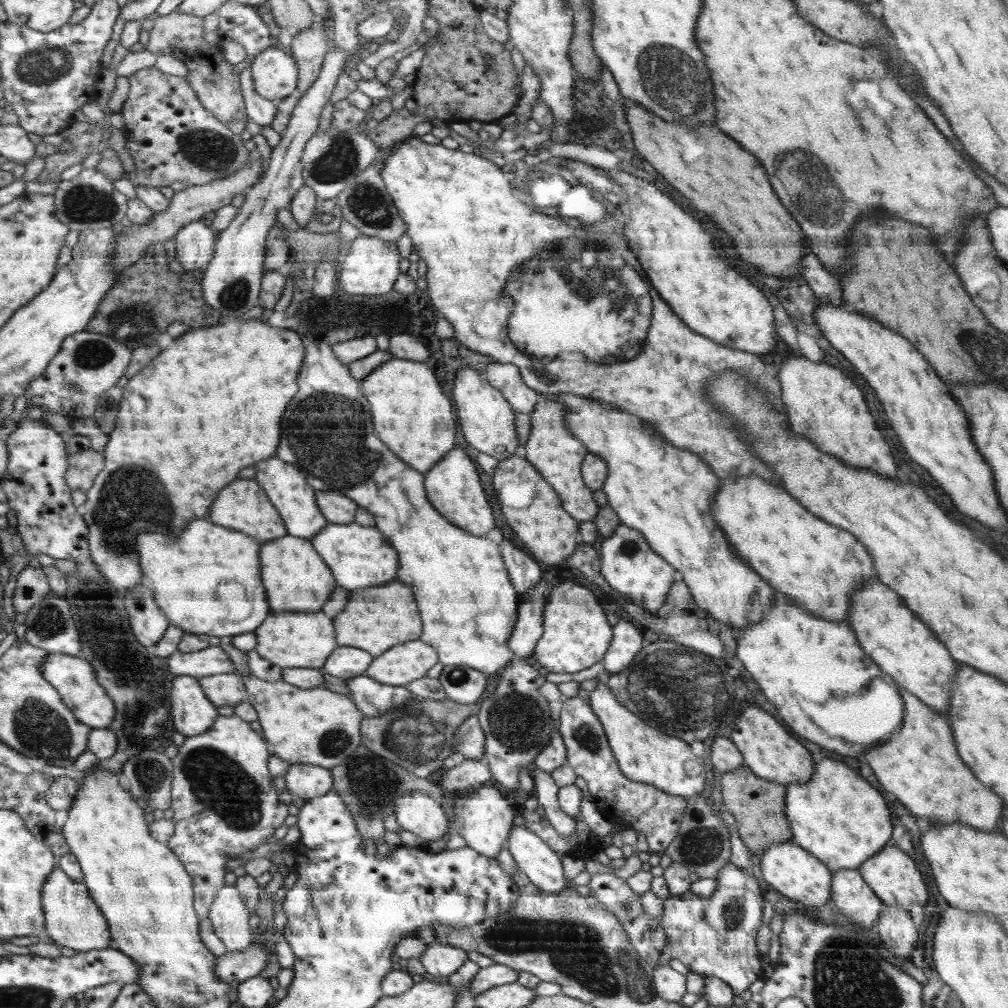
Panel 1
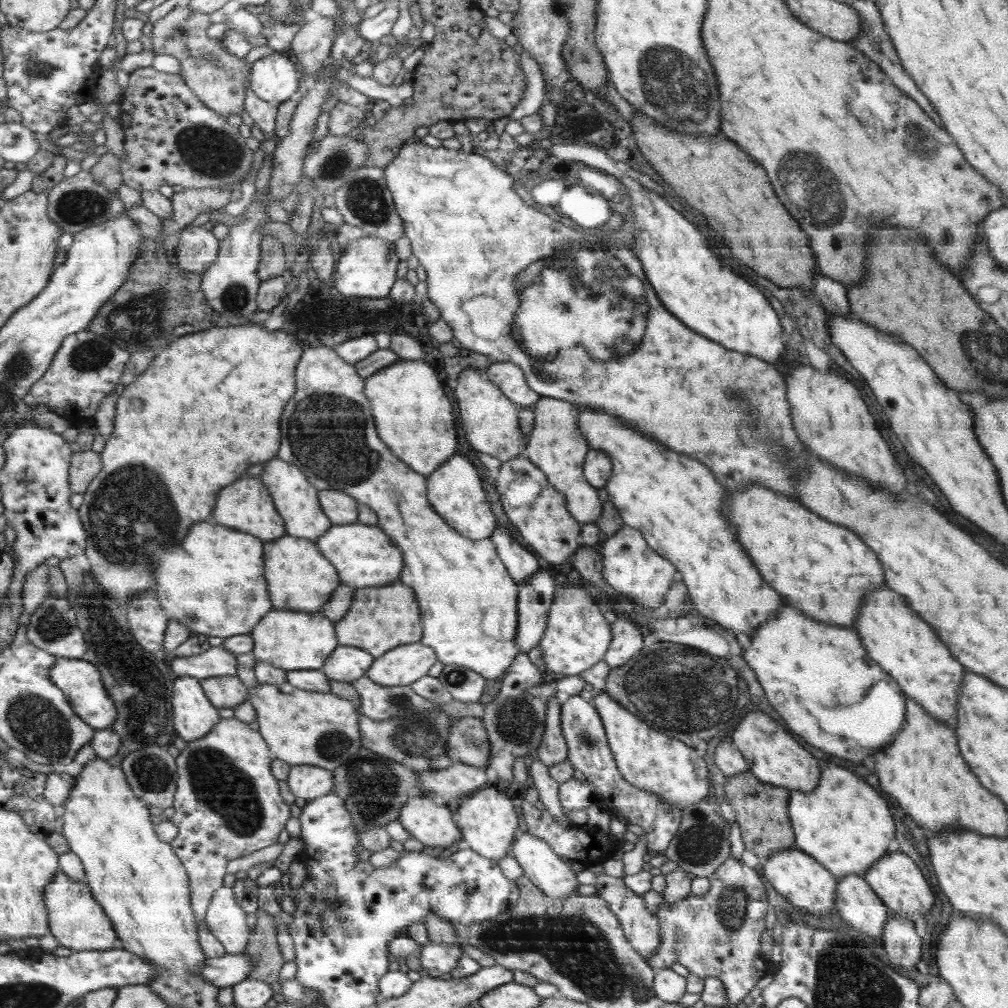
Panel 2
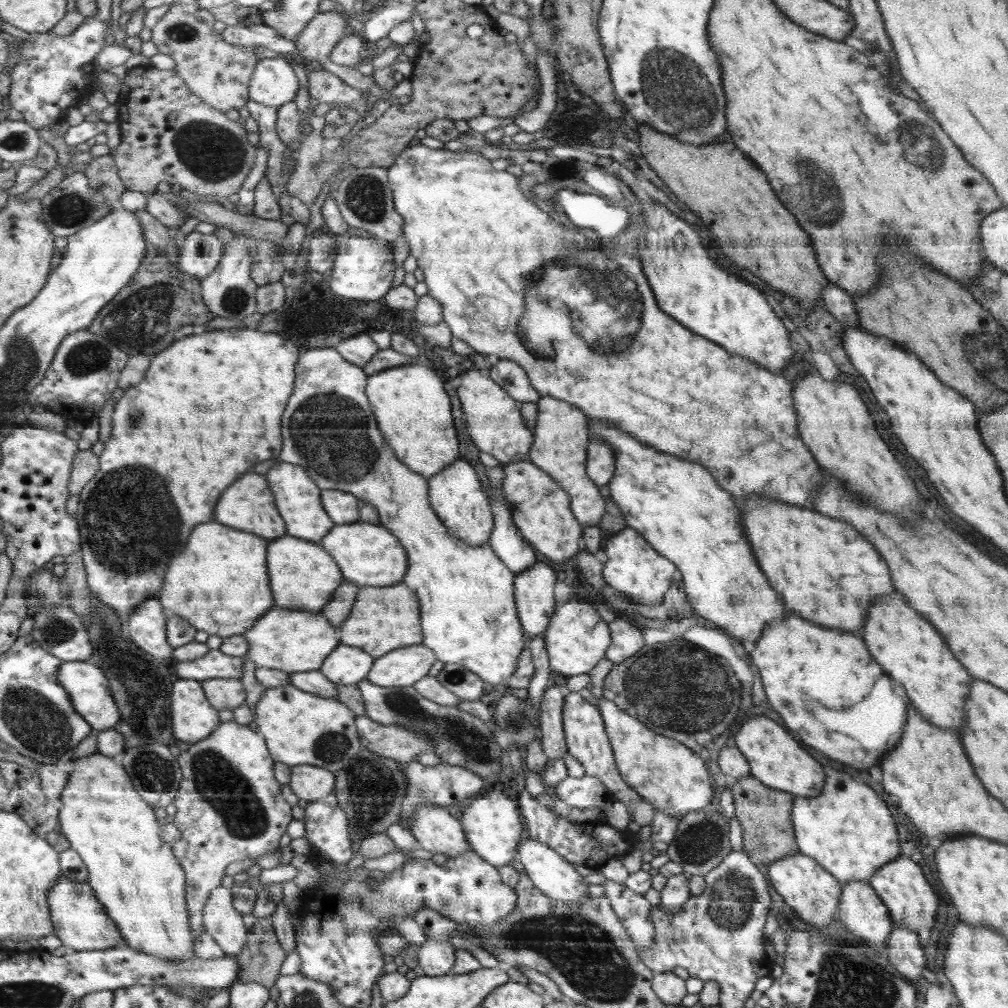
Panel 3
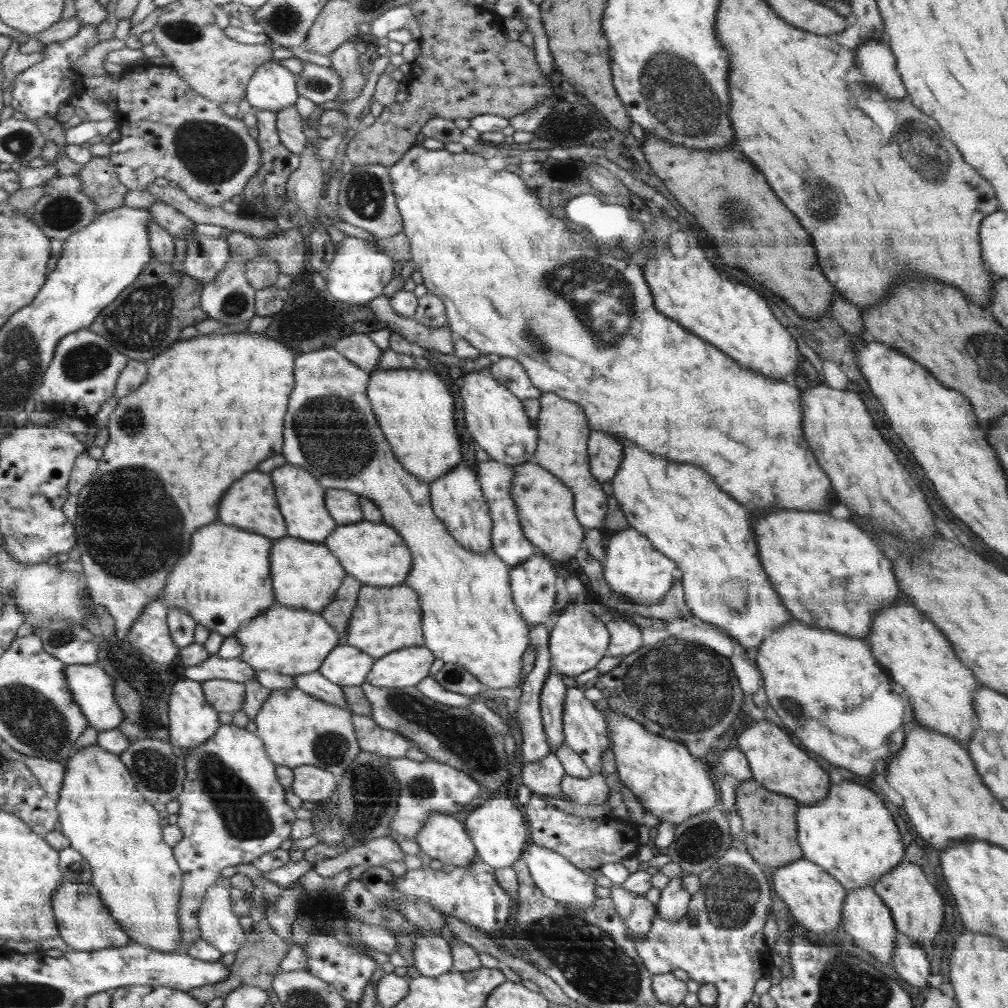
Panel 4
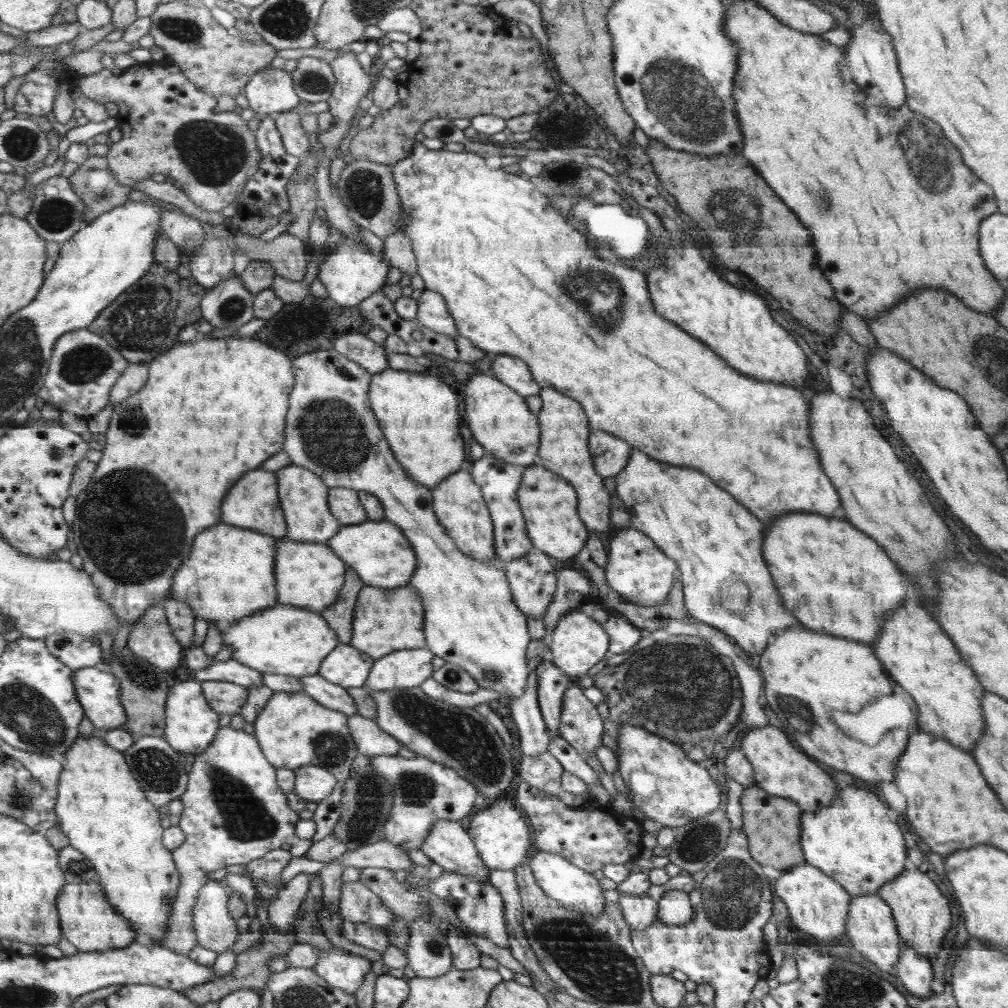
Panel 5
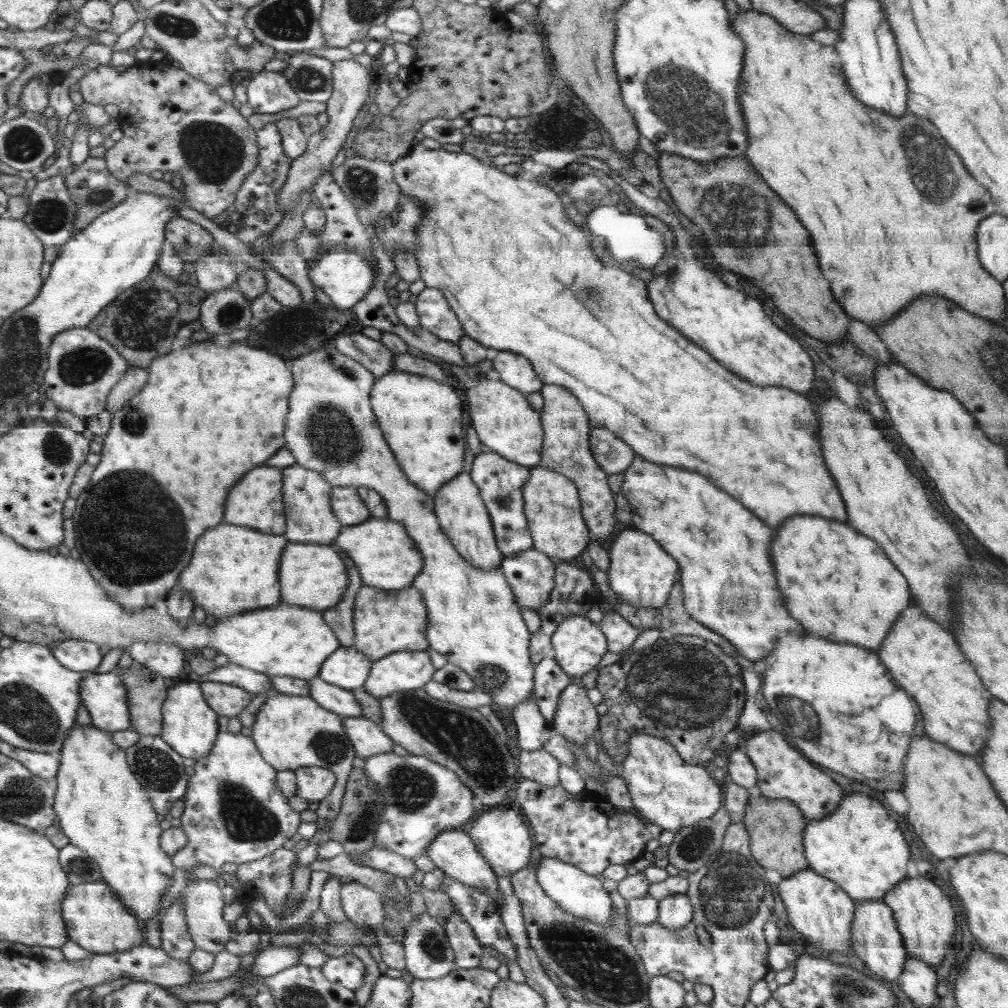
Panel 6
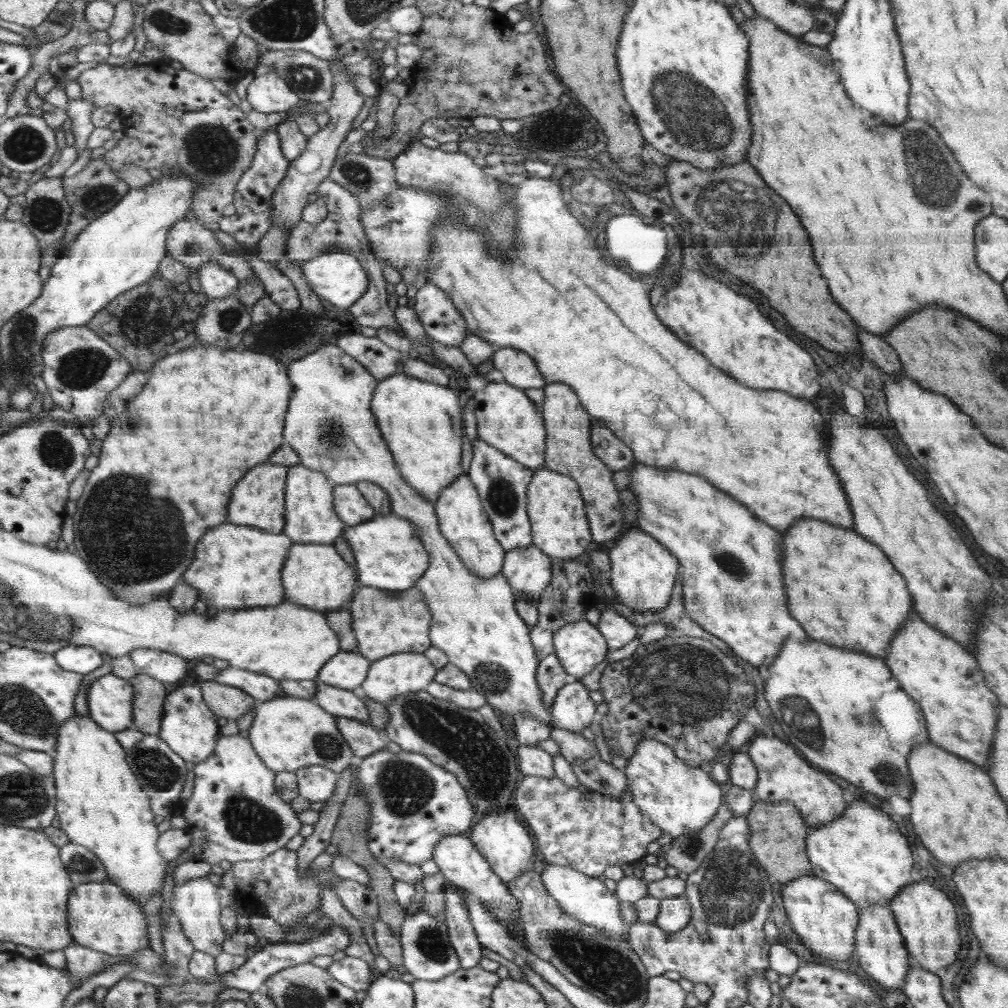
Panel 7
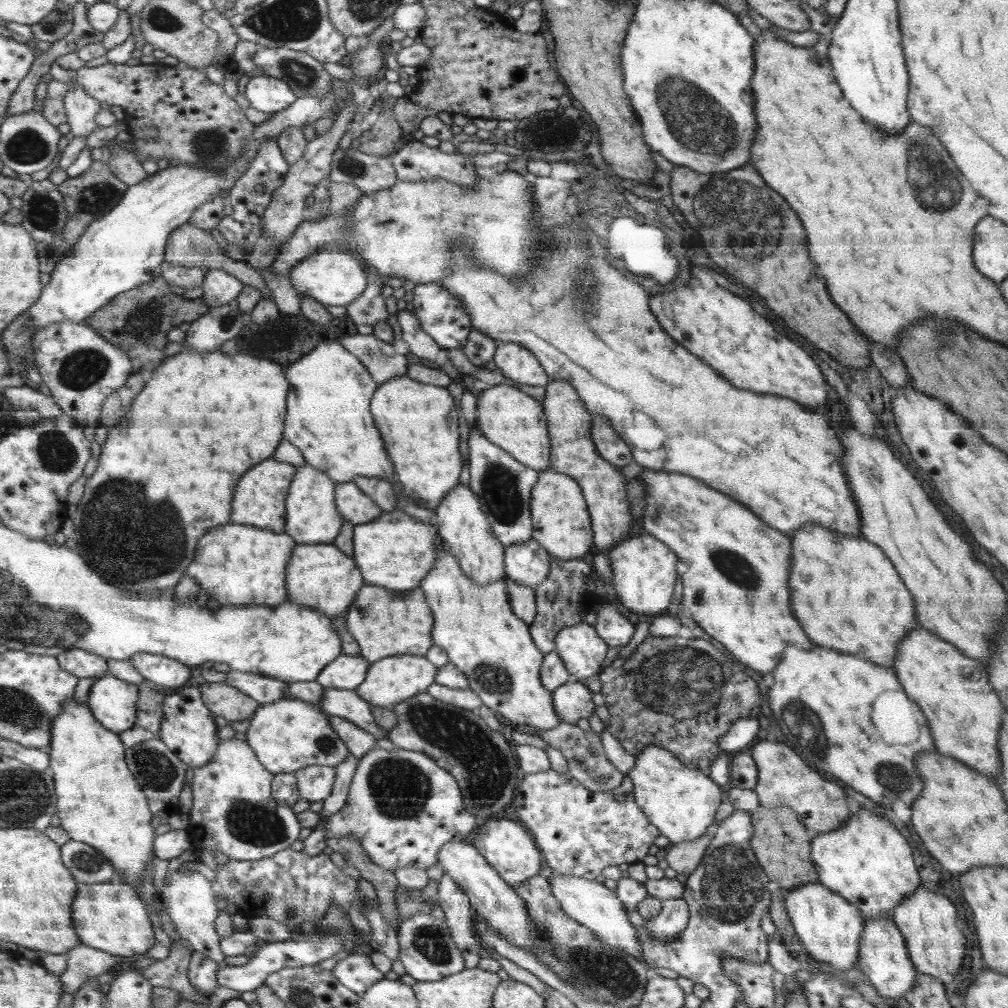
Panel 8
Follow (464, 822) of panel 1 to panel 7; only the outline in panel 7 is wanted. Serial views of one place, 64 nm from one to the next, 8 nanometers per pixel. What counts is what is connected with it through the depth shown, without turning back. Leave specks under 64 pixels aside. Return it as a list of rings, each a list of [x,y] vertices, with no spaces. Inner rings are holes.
[[[425,690],[410,691],[408,694],[400,695],[392,699],[392,702],[387,703],[386,706],[388,714],[390,714],[390,721],[383,730],[385,735],[392,742],[400,745],[404,751],[426,756],[436,765],[443,766],[447,772],[452,772],[458,783],[468,792],[468,800],[474,806],[474,822],[480,820],[470,832],[471,840],[475,843],[475,847],[483,853],[504,884],[516,880],[524,872],[532,870],[534,862],[530,862],[530,860],[534,860],[534,842],[530,838],[528,828],[516,818],[514,809],[509,808],[508,804],[512,798],[512,792],[518,784],[519,763],[510,754],[510,750],[506,754],[506,742],[496,734],[495,729],[487,723],[487,720],[484,720],[483,715],[477,710],[461,707],[449,700],[440,700]]]

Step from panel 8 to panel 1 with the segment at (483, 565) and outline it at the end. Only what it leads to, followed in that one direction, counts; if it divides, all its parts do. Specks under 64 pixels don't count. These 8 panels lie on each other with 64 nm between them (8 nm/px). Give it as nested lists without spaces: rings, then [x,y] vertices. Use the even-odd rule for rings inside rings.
[[[456,445],[456,448],[448,451],[440,462],[424,473],[424,476],[428,482],[427,499],[432,500],[432,504],[436,504],[440,512],[444,512],[444,517],[452,520],[454,524],[460,524],[460,529],[467,529],[472,535],[480,536],[494,528],[492,508],[490,508],[490,502],[486,500],[480,474],[462,447]]]

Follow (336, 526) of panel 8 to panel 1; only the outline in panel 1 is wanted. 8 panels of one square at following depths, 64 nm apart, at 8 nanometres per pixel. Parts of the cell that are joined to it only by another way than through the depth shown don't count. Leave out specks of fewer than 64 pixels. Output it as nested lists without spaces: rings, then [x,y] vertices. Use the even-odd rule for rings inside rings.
[[[274,456],[272,460],[264,460],[256,464],[254,480],[260,480],[260,484],[264,484],[263,489],[268,492],[268,496],[272,496],[271,503],[276,504],[276,508],[280,508],[280,516],[284,516],[282,519],[288,524],[288,535],[310,540],[327,526],[328,520],[320,512],[316,490],[307,484],[304,474],[298,472],[295,465]]]

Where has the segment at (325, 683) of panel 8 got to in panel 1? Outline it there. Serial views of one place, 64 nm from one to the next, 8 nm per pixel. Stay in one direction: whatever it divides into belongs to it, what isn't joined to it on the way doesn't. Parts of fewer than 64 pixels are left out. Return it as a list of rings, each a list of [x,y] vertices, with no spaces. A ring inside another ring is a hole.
[[[339,647],[327,659],[321,670],[341,679],[351,679],[364,675],[374,662],[375,656],[364,649],[356,647]]]

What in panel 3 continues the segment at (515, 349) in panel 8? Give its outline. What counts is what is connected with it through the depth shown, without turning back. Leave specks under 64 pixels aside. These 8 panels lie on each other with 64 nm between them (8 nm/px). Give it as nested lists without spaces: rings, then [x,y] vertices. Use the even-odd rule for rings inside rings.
[[[500,359],[490,372],[492,380],[502,385],[519,404],[541,400],[540,392],[531,384],[527,371],[516,361]]]

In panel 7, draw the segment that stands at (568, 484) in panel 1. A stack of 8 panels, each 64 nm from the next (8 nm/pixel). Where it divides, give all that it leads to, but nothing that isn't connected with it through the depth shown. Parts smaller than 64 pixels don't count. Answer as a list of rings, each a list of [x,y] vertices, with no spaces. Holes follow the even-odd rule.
[[[548,383],[545,400],[541,411],[544,424],[547,428],[547,454],[548,469],[563,473],[578,482],[583,500],[586,502],[587,516],[596,543],[618,540],[622,532],[622,514],[620,514],[620,500],[618,492],[612,484],[610,468],[600,460],[594,452],[590,442],[592,418],[591,414],[583,408],[578,394],[570,385],[564,383]]]

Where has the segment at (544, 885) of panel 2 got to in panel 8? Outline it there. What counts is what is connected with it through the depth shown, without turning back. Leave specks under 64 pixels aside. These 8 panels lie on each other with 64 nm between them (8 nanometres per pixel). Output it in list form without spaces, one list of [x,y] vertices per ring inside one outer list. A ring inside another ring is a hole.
[[[552,872],[547,878],[554,896],[559,900],[563,907],[563,911],[569,917],[579,921],[580,924],[586,925],[595,932],[604,943],[622,949],[629,955],[635,956],[644,963],[642,958],[642,944],[640,944],[639,934],[634,934],[632,924],[626,918],[626,912],[622,908],[622,903],[612,890],[608,890],[606,886],[598,884],[595,880],[587,880],[587,878],[576,875],[560,875]]]

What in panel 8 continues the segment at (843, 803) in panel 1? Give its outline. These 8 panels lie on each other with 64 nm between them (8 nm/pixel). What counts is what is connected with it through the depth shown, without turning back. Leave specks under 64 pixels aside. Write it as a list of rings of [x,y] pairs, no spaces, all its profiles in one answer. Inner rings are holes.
[[[858,804],[851,820],[842,828],[814,835],[811,856],[819,882],[856,905],[864,920],[891,916],[896,906],[914,895],[920,884],[906,838],[892,826],[892,822],[861,809]]]

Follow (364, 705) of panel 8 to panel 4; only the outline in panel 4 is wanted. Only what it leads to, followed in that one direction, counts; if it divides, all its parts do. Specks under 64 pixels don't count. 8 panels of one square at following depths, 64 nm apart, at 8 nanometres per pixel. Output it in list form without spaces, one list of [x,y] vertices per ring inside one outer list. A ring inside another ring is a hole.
[[[319,671],[304,673],[294,676],[294,680],[296,688],[299,688],[302,692],[308,693],[318,700],[348,708],[347,696],[343,692],[343,688],[328,680],[323,673]]]

